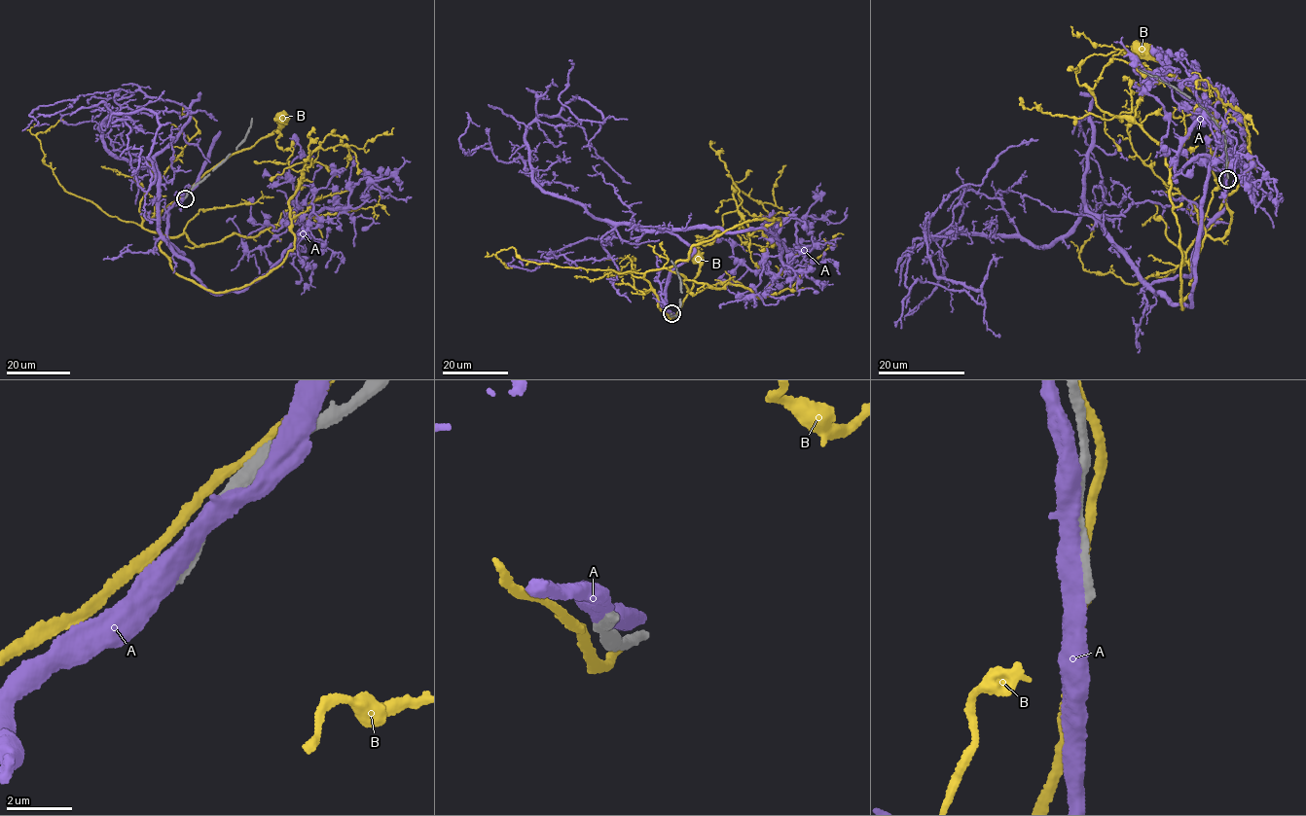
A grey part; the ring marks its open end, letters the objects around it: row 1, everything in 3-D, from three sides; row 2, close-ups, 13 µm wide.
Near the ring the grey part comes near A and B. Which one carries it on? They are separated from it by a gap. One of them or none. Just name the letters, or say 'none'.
none

